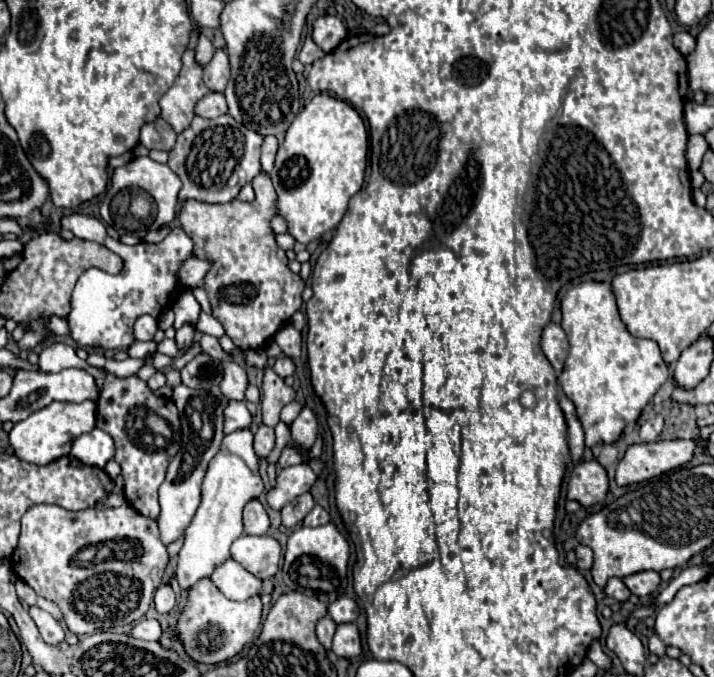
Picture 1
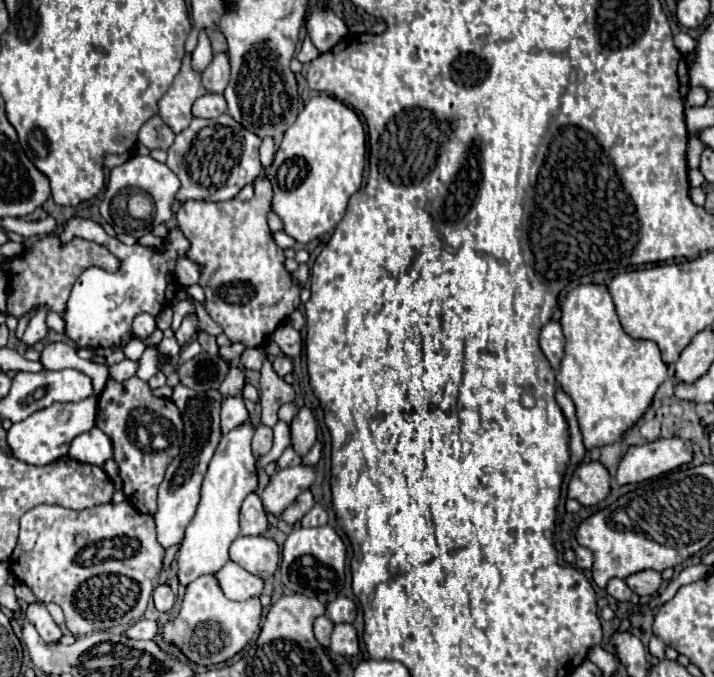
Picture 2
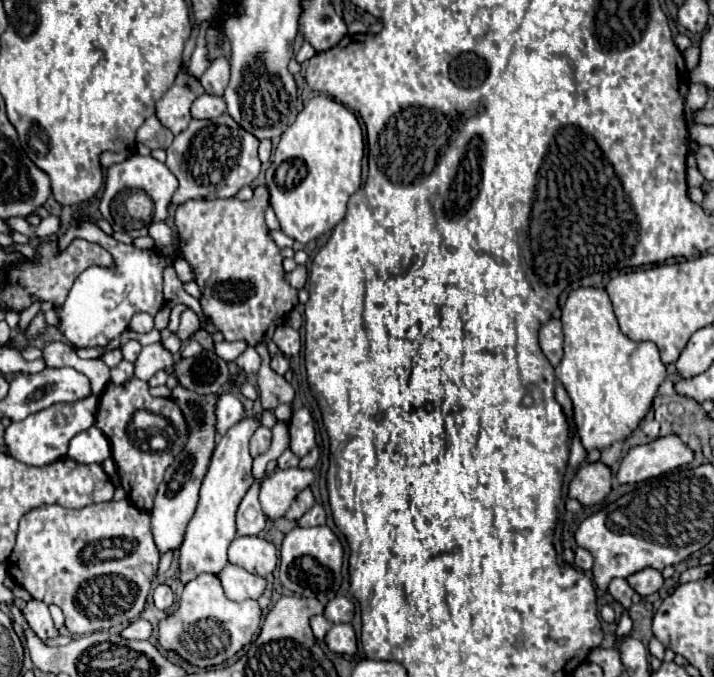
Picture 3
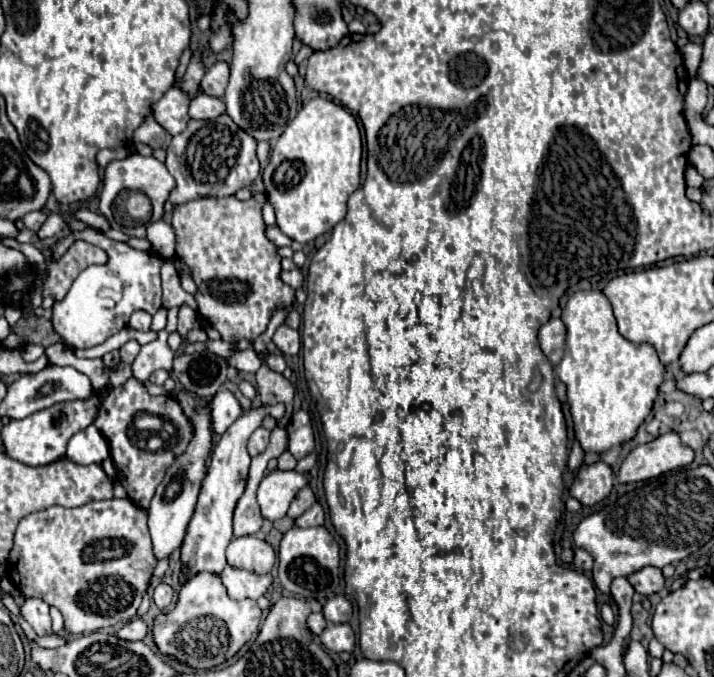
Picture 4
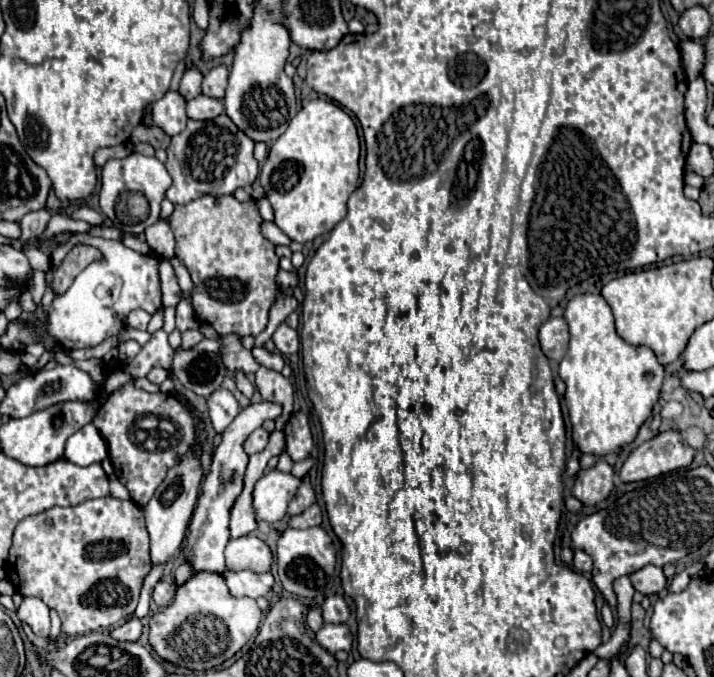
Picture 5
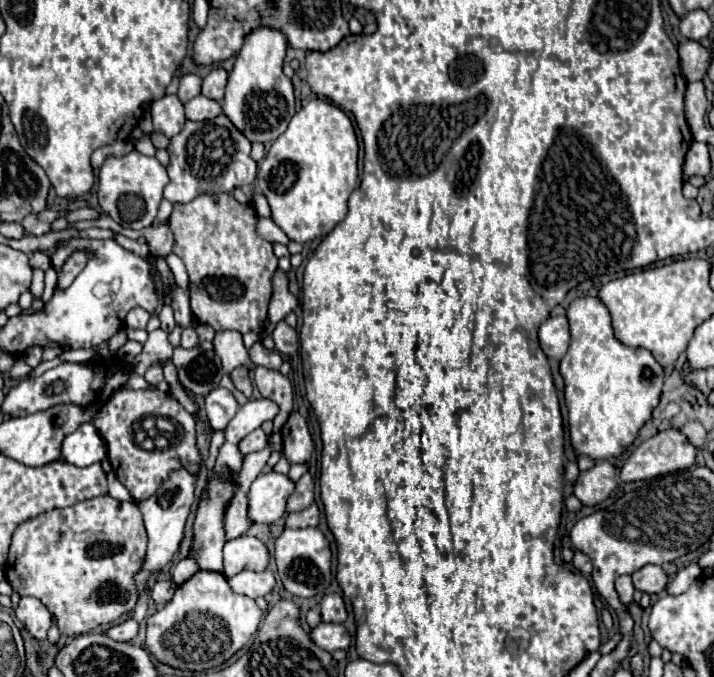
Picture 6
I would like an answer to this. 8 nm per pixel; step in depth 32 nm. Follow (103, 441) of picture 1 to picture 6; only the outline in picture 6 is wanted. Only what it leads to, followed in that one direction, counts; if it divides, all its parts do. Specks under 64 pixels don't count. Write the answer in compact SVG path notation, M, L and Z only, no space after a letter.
M86 422L80 424L76 432L68 434L62 440L60 448L60 460L74 464L74 466L90 466L94 462L102 462L106 458L106 448L96 432L94 424Z

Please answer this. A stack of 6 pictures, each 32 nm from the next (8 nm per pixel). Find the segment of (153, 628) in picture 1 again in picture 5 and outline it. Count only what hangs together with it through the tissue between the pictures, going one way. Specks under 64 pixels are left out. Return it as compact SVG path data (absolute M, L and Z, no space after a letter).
M130 618L122 626L110 630L110 636L116 640L122 640L122 642L134 642L140 638L140 634L142 634L142 622L138 618Z

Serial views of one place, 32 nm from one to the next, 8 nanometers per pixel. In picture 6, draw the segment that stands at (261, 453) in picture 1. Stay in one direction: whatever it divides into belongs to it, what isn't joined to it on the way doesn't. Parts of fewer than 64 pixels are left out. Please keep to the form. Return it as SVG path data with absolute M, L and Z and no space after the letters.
M262 428L250 432L248 436L244 436L238 444L242 454L250 454L250 452L260 452L264 446L268 444L268 436L262 432Z

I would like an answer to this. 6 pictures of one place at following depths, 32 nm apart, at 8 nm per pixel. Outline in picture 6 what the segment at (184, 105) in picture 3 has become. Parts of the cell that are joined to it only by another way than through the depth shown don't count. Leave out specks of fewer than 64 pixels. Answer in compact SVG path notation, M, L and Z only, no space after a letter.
M166 96L152 104L152 124L156 132L162 132L166 138L176 136L184 126L184 106L178 96Z

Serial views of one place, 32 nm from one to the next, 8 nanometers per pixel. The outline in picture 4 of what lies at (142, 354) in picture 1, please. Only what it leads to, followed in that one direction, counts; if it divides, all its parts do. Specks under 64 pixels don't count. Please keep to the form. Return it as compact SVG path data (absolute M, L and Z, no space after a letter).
M128 340L128 342L120 348L120 360L126 362L126 364L130 364L130 362L136 358L138 352L140 352L140 344L138 344L136 340Z

